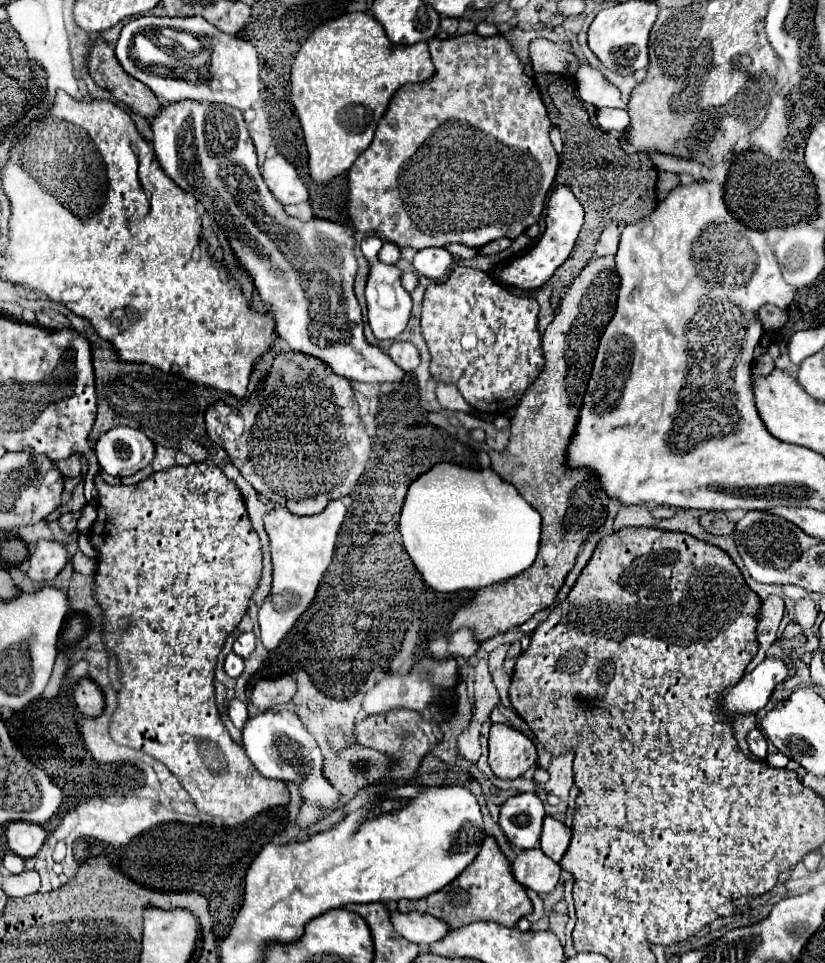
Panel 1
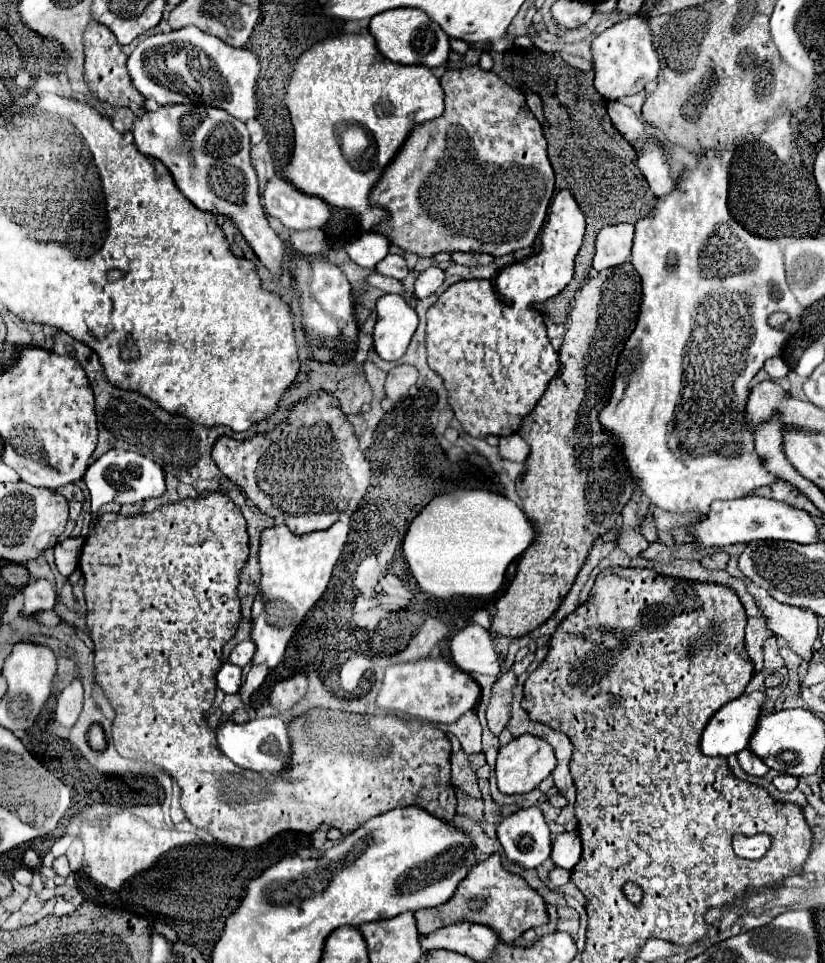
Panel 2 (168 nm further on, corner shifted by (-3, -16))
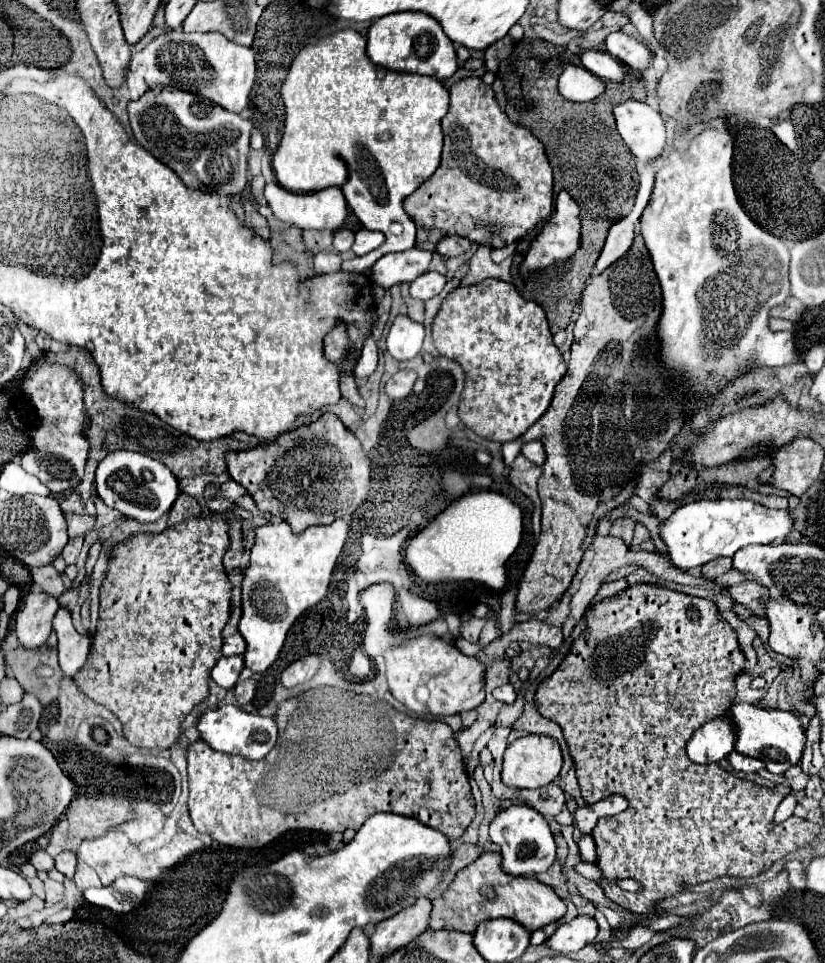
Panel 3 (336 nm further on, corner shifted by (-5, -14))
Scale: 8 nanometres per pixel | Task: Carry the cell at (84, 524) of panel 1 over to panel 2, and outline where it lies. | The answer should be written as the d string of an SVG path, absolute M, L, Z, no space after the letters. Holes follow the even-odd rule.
M111 450L105 452L99 460L95 460L85 476L83 482L87 484L91 492L91 526L95 524L95 514L97 510L107 504L107 502L119 502L119 504L135 504L147 498L157 498L165 494L165 474L161 466L151 462L149 458L135 454L135 452L125 452L125 450Z

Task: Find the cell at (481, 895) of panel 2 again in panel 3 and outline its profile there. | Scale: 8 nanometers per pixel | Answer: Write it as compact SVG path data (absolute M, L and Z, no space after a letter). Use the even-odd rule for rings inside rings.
M483 852L475 862L459 870L449 888L433 900L429 928L471 932L475 930L477 922L491 918L511 918L533 932L559 920L565 910L565 902L553 892L553 888L531 876L509 876L501 868L499 852Z

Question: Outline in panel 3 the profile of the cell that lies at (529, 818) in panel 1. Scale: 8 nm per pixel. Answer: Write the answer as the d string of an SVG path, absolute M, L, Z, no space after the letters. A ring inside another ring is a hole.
M509 806L499 812L499 816L491 822L489 836L495 844L501 846L503 870L513 876L533 876L537 872L545 872L555 862L555 840L549 830L547 820L529 806Z

